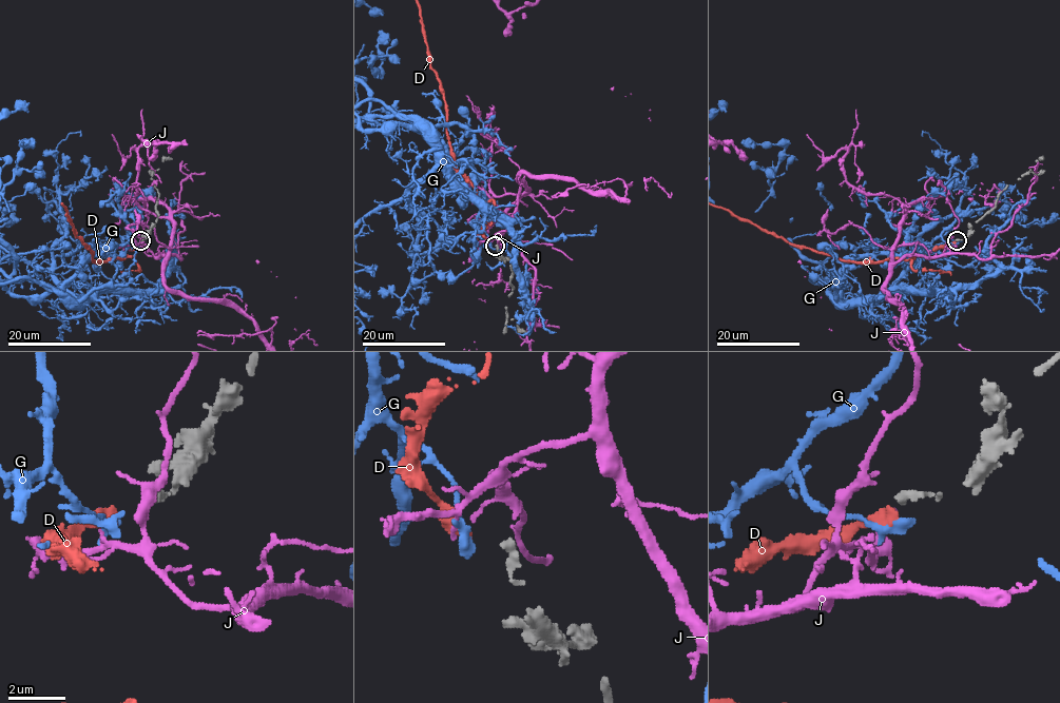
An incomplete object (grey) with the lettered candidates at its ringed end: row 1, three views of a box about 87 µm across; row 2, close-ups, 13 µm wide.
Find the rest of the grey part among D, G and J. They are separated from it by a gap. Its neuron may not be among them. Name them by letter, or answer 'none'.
D

